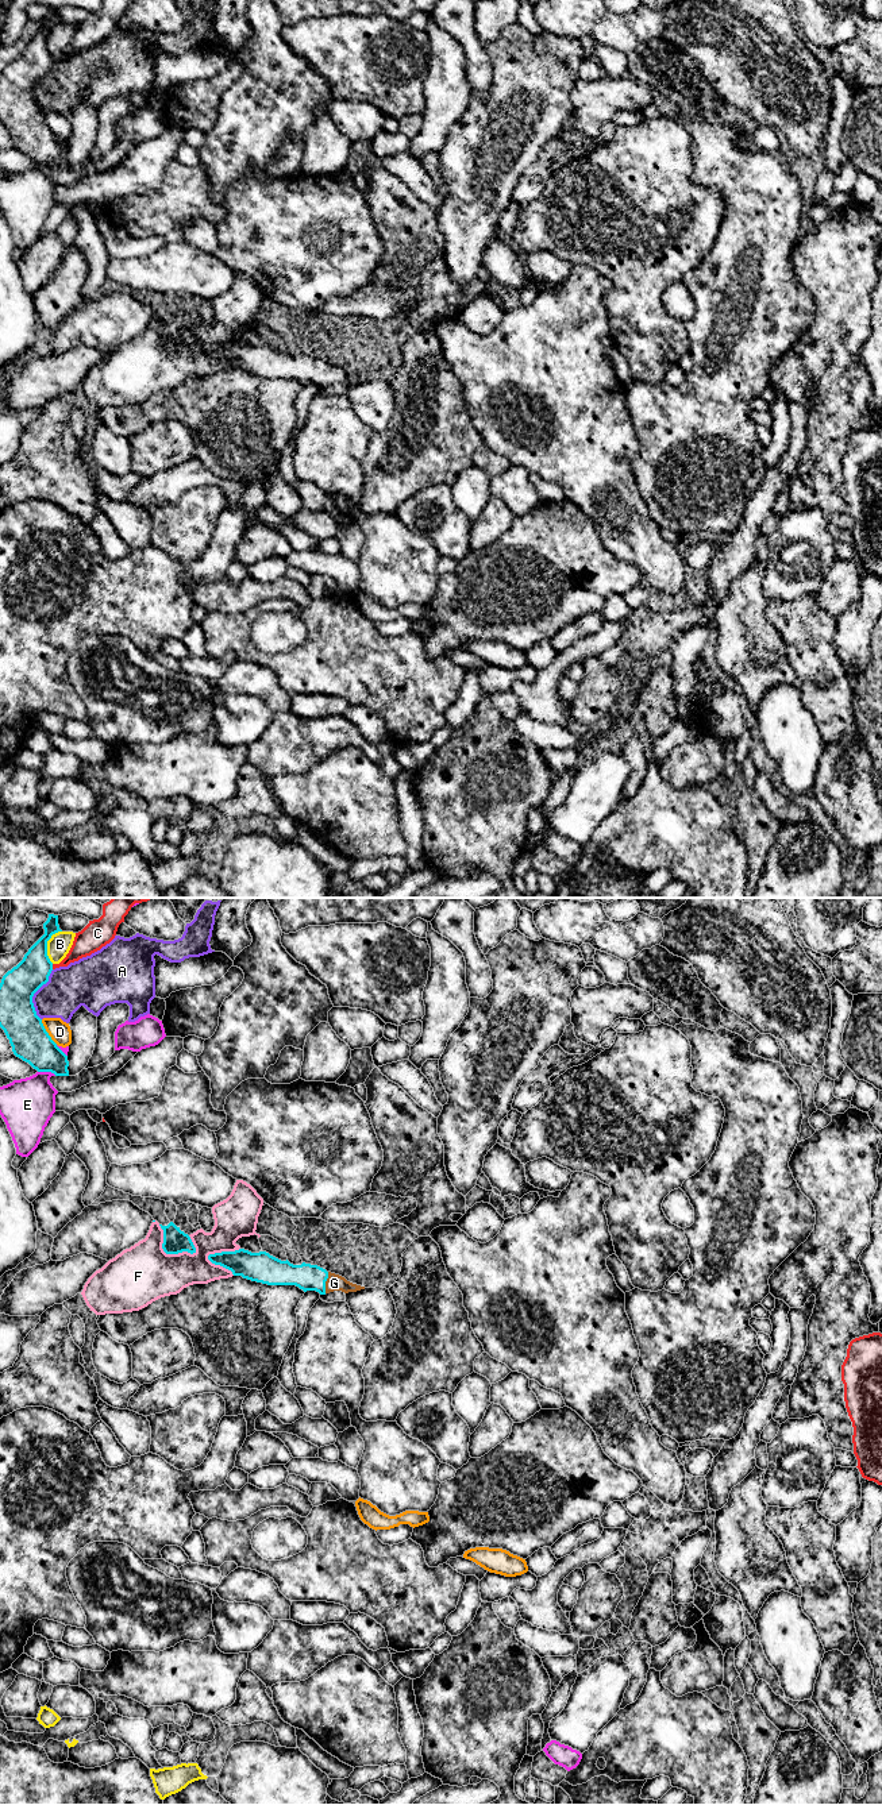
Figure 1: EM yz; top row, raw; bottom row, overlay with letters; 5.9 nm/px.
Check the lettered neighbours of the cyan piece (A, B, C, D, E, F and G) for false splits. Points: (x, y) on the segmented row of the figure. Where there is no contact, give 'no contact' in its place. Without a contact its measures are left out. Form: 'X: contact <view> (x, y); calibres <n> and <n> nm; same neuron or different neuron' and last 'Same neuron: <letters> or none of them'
A: contact yz (33, 995); calibres 220 and 260 nm; different neuron
B: contact yz (46, 945); calibres 200 and 140 nm; different neuron
C: contact yz (52, 967); calibres 220 and 150 nm; different neuron
D: contact yz (46, 1032); calibres 240 and 130 nm; different neuron
E: contact yz (47, 1071); calibres 240 and 320 nm; different neuron
F: contact yz (168, 1253); calibres 140 and 360 nm; different neuron
G: contact yz (324, 1283); calibres 160 and 100 nm; same neuron
Same neuron: G

